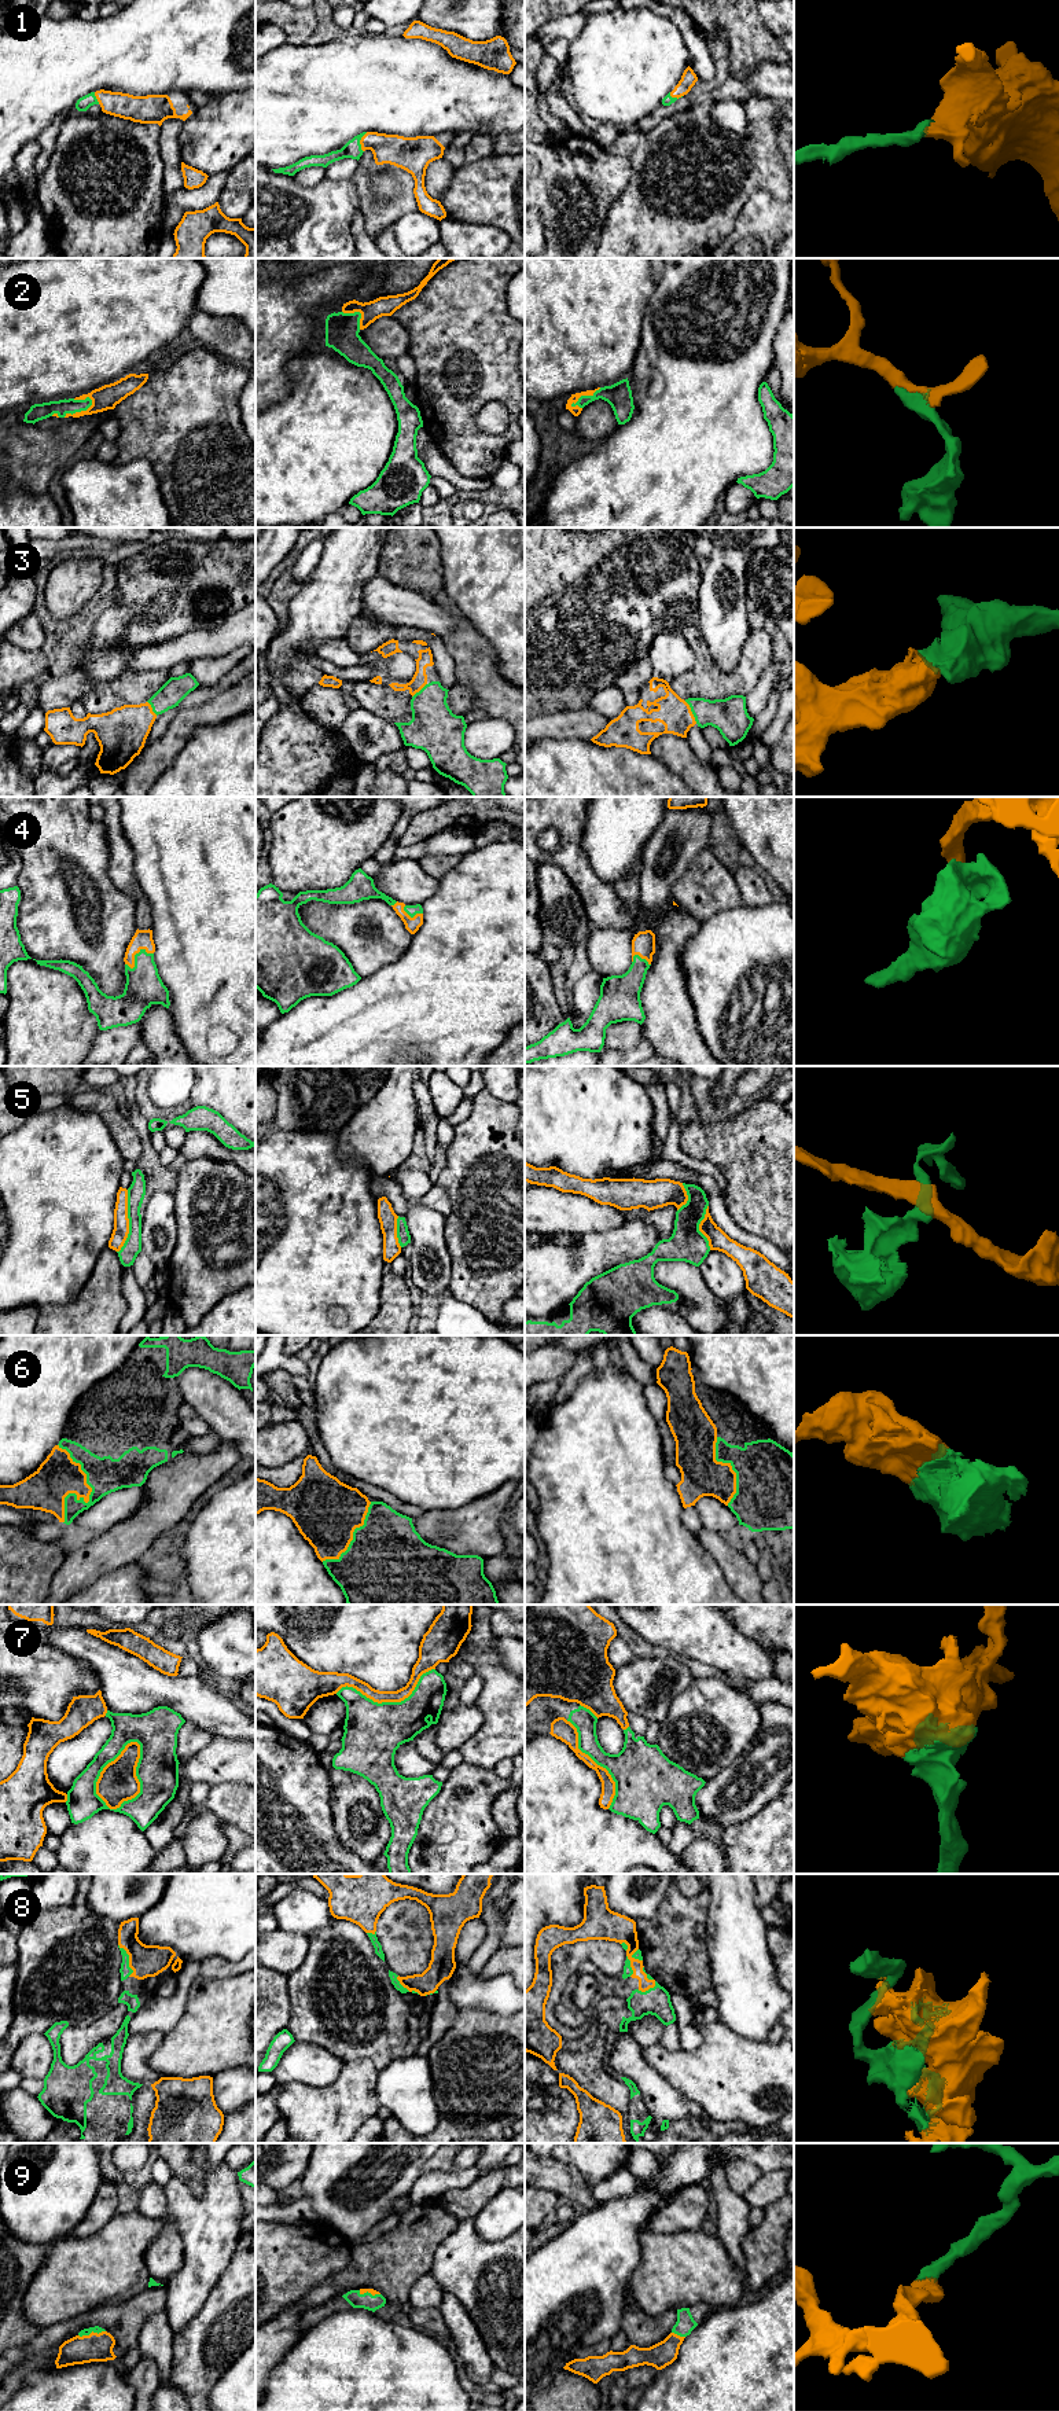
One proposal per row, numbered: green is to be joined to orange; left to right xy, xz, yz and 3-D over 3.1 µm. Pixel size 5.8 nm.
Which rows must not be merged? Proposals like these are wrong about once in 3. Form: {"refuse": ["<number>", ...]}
{"refuse": ["5"]}

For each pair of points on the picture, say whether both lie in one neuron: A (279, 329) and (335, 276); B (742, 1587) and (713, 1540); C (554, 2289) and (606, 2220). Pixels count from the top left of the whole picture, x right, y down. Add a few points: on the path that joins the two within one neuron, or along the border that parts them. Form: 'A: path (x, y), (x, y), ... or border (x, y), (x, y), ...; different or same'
A: path (293, 315), (322, 290); same
B: path (742, 1576), (723, 1551); same
C: path (570, 2272), (576, 2267), (576, 2256), (595, 2237); same

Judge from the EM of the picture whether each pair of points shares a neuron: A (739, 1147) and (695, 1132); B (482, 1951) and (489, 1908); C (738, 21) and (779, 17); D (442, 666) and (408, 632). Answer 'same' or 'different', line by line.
A: same
B: same
C: different
D: same

